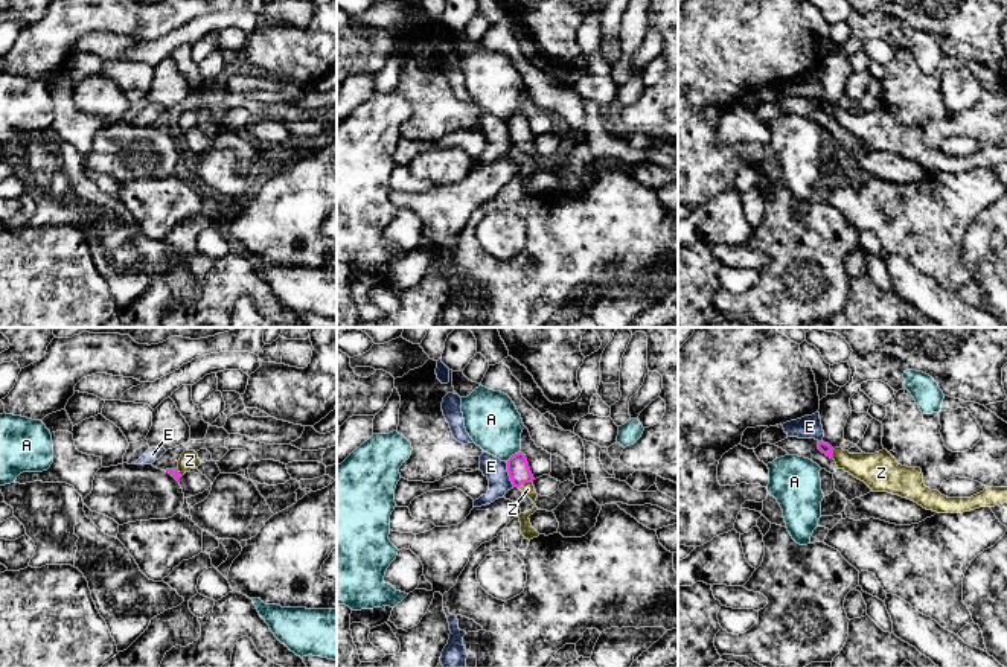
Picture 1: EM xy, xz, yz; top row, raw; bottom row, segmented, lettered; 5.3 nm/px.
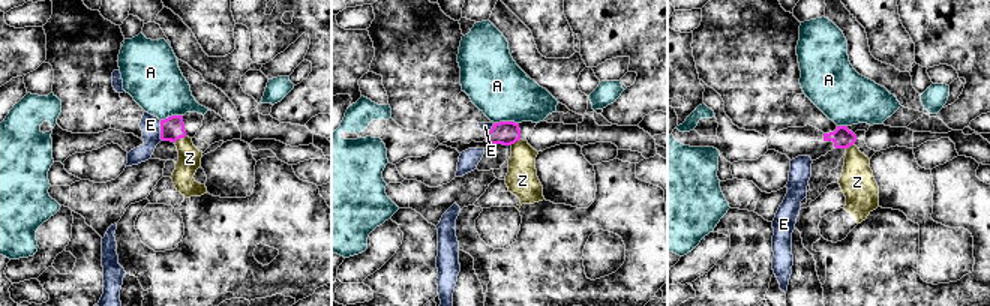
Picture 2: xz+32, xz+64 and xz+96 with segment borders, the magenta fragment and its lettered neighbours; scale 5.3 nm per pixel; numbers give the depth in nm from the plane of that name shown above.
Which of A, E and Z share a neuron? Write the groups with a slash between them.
A / E / Z

